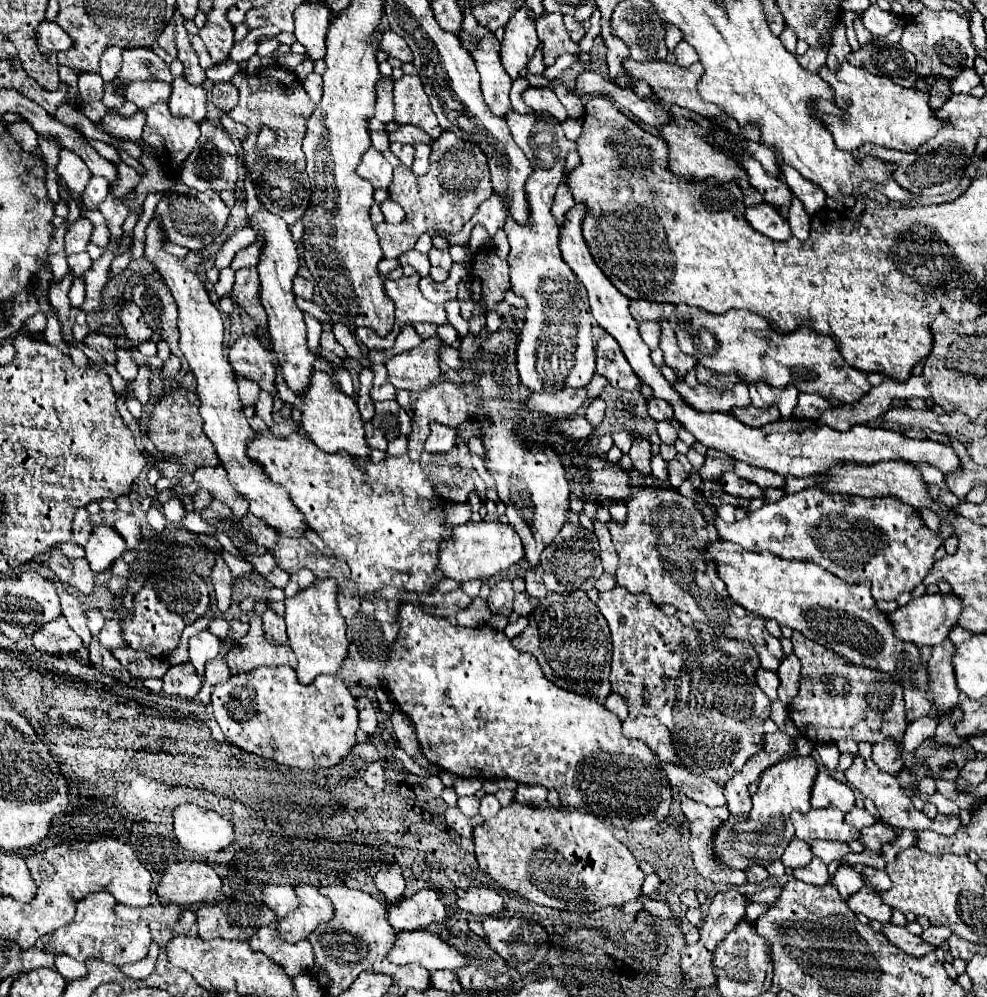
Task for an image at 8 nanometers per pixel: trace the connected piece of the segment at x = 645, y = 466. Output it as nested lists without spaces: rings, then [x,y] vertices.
[[[639,436],[635,442],[633,442],[633,448],[629,452],[629,458],[631,458],[631,464],[635,470],[639,470],[641,474],[651,474],[651,468],[649,468],[649,460],[651,460],[651,450],[649,450],[649,440]]]

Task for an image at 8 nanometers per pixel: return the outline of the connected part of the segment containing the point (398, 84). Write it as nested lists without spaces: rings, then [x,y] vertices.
[[[404,74],[395,80],[393,95],[395,122],[413,124],[431,138],[437,138],[441,134],[441,126],[431,110],[429,96],[425,94],[419,76]]]

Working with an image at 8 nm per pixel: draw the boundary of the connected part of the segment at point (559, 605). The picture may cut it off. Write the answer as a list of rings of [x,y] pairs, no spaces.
[[[585,592],[549,594],[529,616],[529,626],[511,640],[521,652],[531,652],[543,674],[563,690],[579,692],[603,702],[611,694],[611,636],[597,604]]]

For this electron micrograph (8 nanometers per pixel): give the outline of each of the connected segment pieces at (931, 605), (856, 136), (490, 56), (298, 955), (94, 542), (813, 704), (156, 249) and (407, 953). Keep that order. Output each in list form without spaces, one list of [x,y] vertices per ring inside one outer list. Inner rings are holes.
[[[925,594],[925,596],[919,596],[919,598],[911,598],[909,604],[905,606],[899,606],[895,608],[893,612],[887,614],[887,620],[891,622],[893,630],[895,630],[895,636],[899,640],[905,640],[905,642],[913,642],[915,646],[937,646],[941,644],[947,634],[951,632],[951,628],[955,626],[957,618],[959,618],[959,612],[961,612],[961,604],[957,600],[955,594]]]
[[[847,60],[837,68],[837,72],[831,72],[827,66],[823,66],[819,70],[819,76],[829,82],[835,104],[845,112],[843,116],[819,112],[819,122],[823,122],[823,126],[831,132],[839,150],[853,152],[861,144],[869,142],[901,152],[915,152],[943,126],[943,122],[937,120],[935,114],[929,110],[927,92],[897,86],[887,76],[871,74],[869,70],[853,66]]]
[[[471,8],[463,10],[463,20],[461,20],[461,30],[459,30],[459,42],[461,46],[473,56],[477,72],[481,74],[481,90],[483,90],[483,98],[485,104],[491,108],[493,114],[497,116],[505,116],[507,108],[511,108],[509,102],[509,90],[511,90],[511,78],[507,76],[507,72],[503,72],[503,64],[499,60],[499,40],[495,38],[495,34],[491,34],[491,30],[483,28],[477,18],[473,16]]]
[[[277,922],[259,928],[259,932],[255,932],[255,936],[249,940],[249,944],[255,952],[263,952],[271,960],[275,960],[275,964],[285,968],[289,978],[305,974],[313,968],[311,944],[307,940],[297,942],[297,944],[283,942],[277,932]]]
[[[95,526],[85,544],[87,562],[93,572],[107,572],[117,558],[125,554],[125,540],[111,526]]]
[[[793,632],[793,654],[801,660],[801,688],[795,696],[789,716],[799,732],[813,744],[837,742],[839,738],[853,738],[855,742],[877,744],[887,738],[903,740],[907,728],[903,686],[889,674],[855,666],[843,656],[825,646],[807,640],[801,632]]]
[[[153,214],[151,222],[145,230],[145,234],[147,234],[145,236],[145,258],[155,266],[155,270],[161,274],[165,284],[171,288],[173,298],[179,306],[179,332],[181,332],[179,346],[181,346],[181,350],[191,366],[191,372],[197,378],[197,394],[201,398],[199,410],[201,410],[201,416],[205,420],[205,424],[203,424],[205,434],[213,442],[213,446],[219,454],[219,460],[221,460],[231,484],[235,486],[235,490],[239,494],[247,496],[249,506],[251,506],[249,508],[251,514],[261,518],[267,526],[275,528],[281,536],[303,538],[305,532],[309,530],[305,516],[293,504],[289,494],[281,486],[271,482],[271,478],[265,476],[263,468],[259,468],[257,464],[251,464],[251,460],[245,456],[247,454],[247,440],[251,440],[255,436],[255,432],[243,414],[243,404],[241,404],[239,394],[237,394],[237,382],[231,374],[231,366],[229,366],[225,352],[223,352],[221,312],[211,302],[209,292],[207,292],[205,284],[201,282],[201,278],[197,274],[193,274],[191,270],[187,270],[179,258],[171,256],[163,250],[167,236],[165,236],[165,230],[163,230],[163,224],[159,218],[161,218],[159,214]]]
[[[427,930],[397,932],[397,942],[395,948],[391,950],[389,960],[393,964],[417,962],[425,966],[429,972],[443,970],[443,968],[457,970],[467,964],[463,952],[459,952],[455,946],[449,946],[439,936]]]

